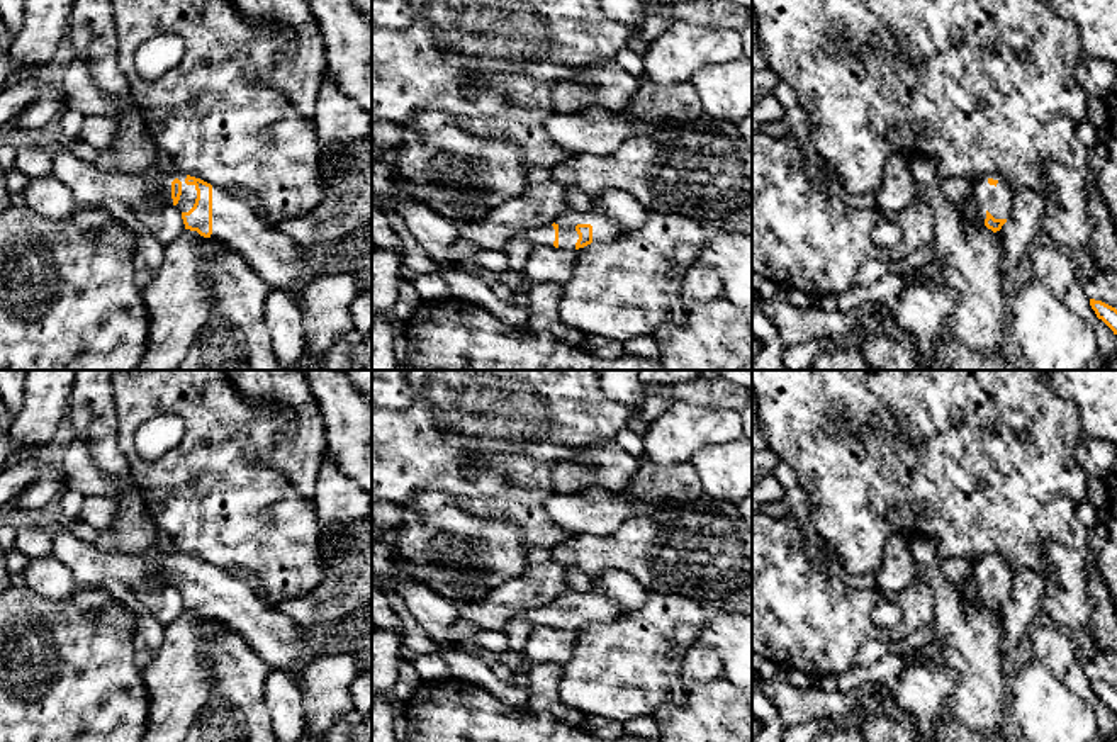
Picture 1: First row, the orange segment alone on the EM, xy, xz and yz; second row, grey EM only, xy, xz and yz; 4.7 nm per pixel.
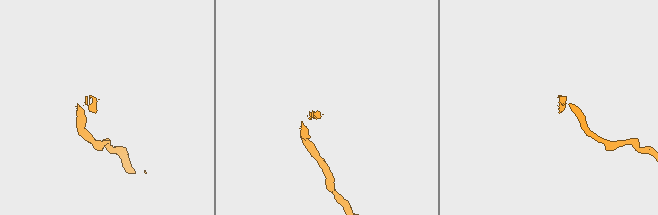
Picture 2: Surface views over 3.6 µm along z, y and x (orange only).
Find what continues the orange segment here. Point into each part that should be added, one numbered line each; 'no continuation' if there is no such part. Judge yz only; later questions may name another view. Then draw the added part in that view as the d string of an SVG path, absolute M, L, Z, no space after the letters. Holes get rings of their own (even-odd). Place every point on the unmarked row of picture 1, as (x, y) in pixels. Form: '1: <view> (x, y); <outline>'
1: yz (997, 581); M995 552L973 564L973 581L985 601L990 593L995 599L1007 599L1013 584L1013 572L1003 557Z

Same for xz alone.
1: xz (605, 610); M569 589L555 599L555 604L558 606L558 628L564 632L575 630L575 623L579 620L579 615L575 611L577 604L592 606L592 623L611 623L628 611L628 608L592 591L581 593Z

